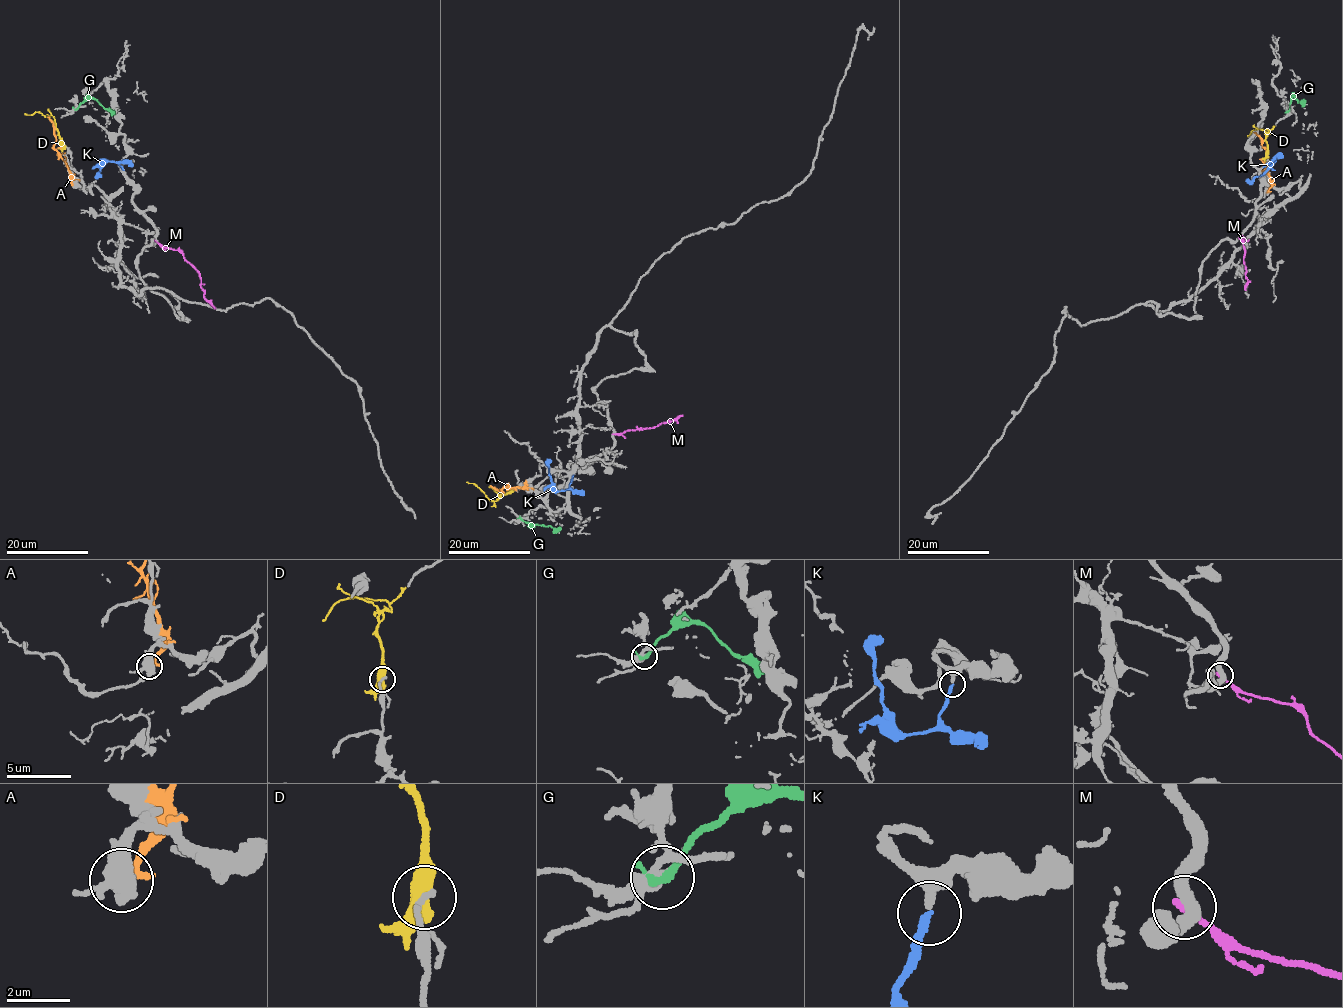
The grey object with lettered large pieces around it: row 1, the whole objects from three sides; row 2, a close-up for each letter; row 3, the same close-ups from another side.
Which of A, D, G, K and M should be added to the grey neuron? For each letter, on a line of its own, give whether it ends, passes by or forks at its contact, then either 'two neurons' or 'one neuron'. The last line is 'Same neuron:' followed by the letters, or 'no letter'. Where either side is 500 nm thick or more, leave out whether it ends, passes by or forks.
A: two neurons
D: two neurons
G: it ends | two neurons
K: it ends | one neuron
M: it ends | two neurons
Same neuron: K

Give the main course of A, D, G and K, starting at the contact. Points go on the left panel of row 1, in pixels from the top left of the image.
A: (72, 185), (67, 164), (55, 149), (53, 124), (47, 117)
D: (63, 145), (56, 124), (36, 111), (24, 113)
G: (76, 109), (94, 98), (115, 114)
K: (123, 169), (116, 163), (106, 161), (98, 173)

